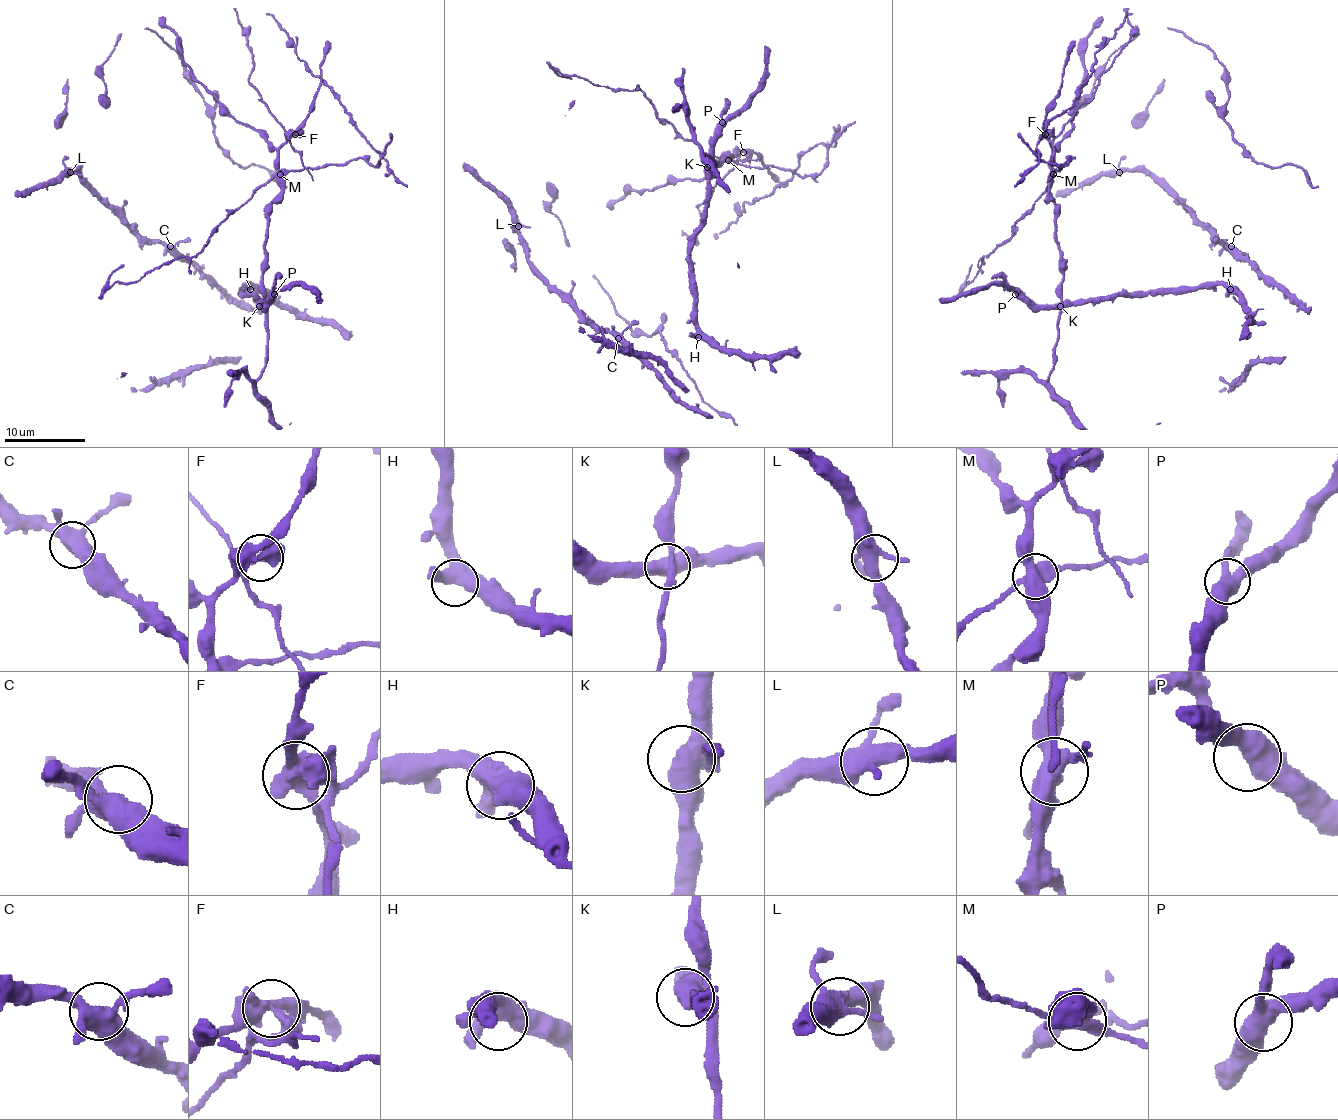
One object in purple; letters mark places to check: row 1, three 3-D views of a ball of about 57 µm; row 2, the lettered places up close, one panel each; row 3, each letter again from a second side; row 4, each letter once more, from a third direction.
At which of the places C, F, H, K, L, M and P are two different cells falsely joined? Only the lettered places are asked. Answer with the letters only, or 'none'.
F, M

